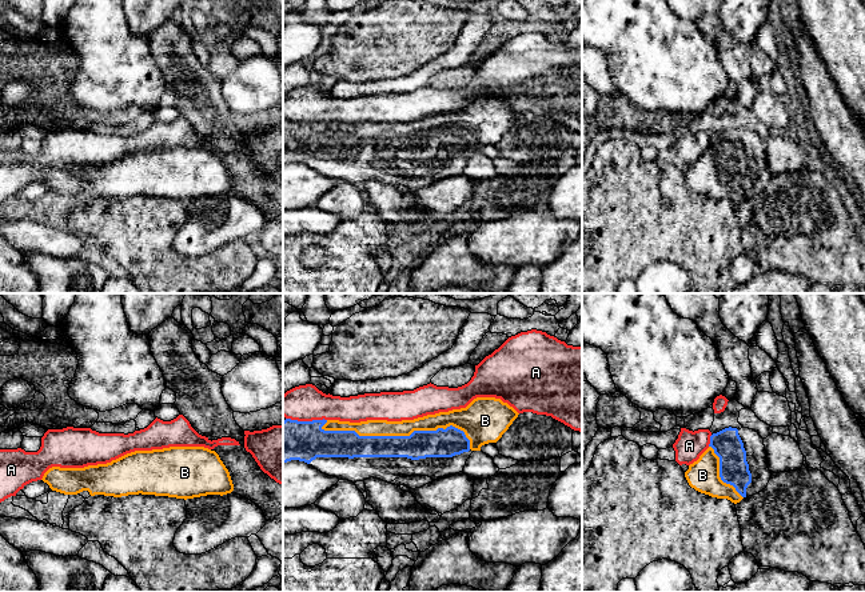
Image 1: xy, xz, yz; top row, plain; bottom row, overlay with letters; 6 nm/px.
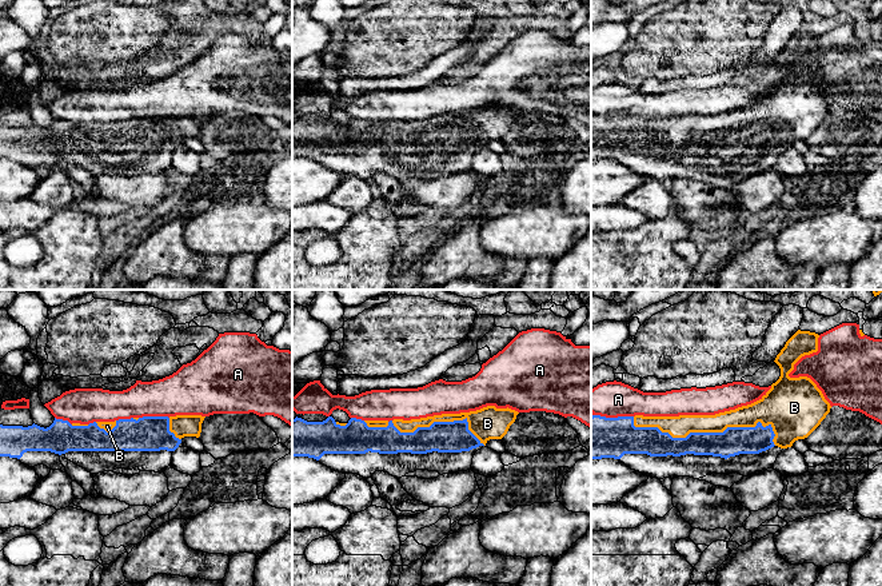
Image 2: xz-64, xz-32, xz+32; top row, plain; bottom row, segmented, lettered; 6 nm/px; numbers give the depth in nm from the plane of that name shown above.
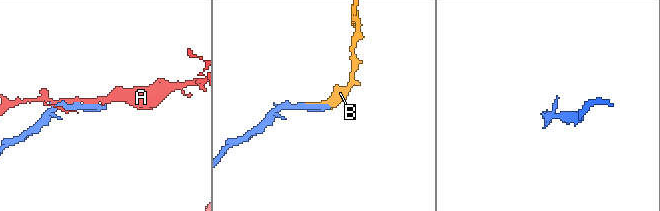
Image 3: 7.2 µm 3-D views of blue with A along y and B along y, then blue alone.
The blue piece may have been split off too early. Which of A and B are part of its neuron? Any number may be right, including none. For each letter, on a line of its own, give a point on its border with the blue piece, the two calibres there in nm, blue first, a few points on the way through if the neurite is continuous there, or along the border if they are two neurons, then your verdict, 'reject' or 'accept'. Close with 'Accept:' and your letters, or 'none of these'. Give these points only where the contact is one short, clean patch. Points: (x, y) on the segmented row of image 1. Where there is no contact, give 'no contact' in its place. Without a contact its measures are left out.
A: contact xz (306, 422); calibres 240 and 220 nm; reject
B: contact xz (401, 436); calibres 170 and 100 nm; accept
Accept: B

